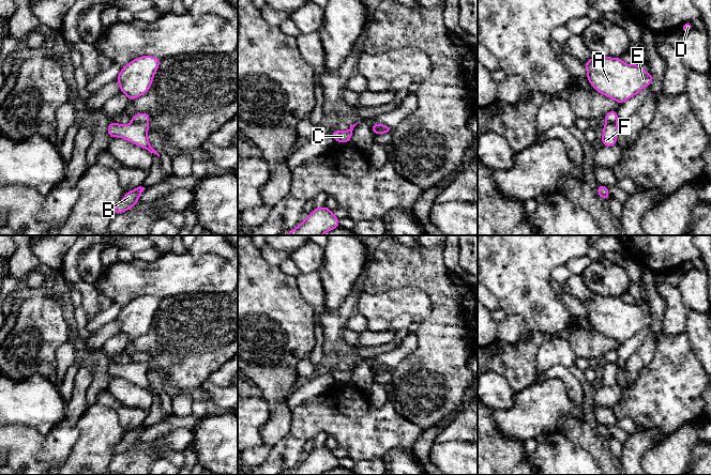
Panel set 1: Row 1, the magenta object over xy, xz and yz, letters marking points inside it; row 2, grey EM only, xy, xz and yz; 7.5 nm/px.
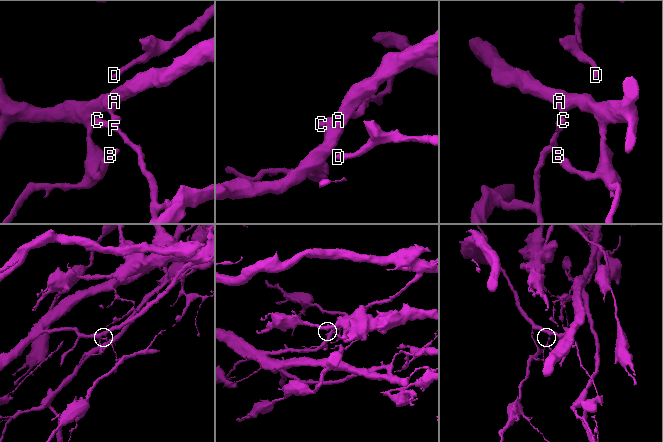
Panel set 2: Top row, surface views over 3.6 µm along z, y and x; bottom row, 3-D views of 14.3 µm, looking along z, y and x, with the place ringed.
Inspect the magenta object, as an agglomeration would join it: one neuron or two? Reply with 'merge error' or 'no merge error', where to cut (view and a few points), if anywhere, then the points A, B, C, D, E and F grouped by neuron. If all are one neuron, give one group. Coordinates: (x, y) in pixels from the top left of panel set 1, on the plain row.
merge error | xy (132, 361), (146, 362) | A B D E / C F

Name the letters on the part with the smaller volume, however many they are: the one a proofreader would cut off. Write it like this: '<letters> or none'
C, F

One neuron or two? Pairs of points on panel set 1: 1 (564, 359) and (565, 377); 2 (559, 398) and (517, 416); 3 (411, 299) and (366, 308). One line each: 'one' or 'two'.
1: two
2: one
3: one

